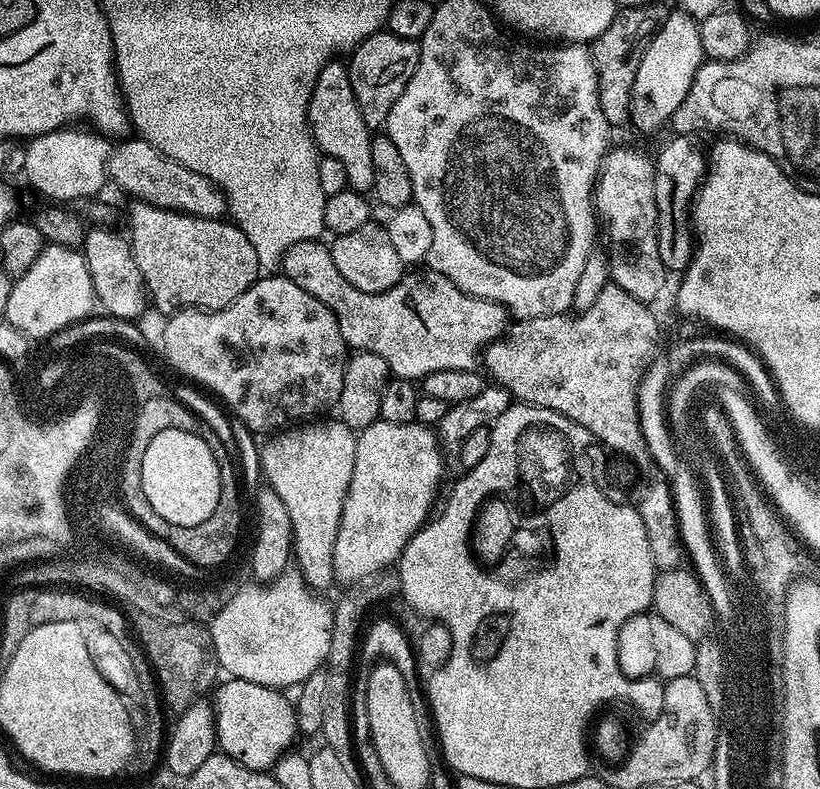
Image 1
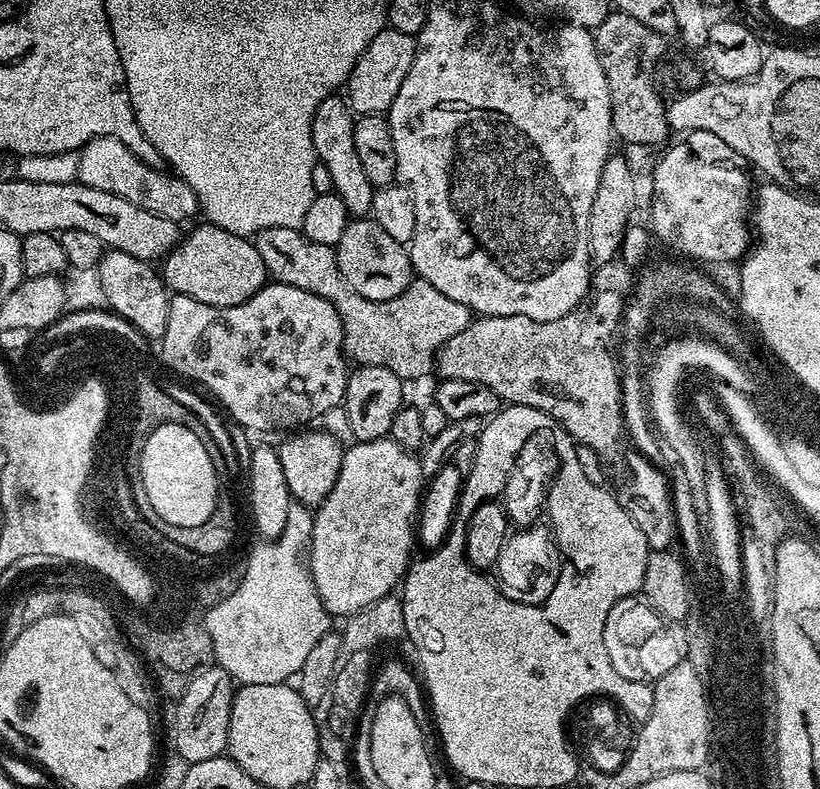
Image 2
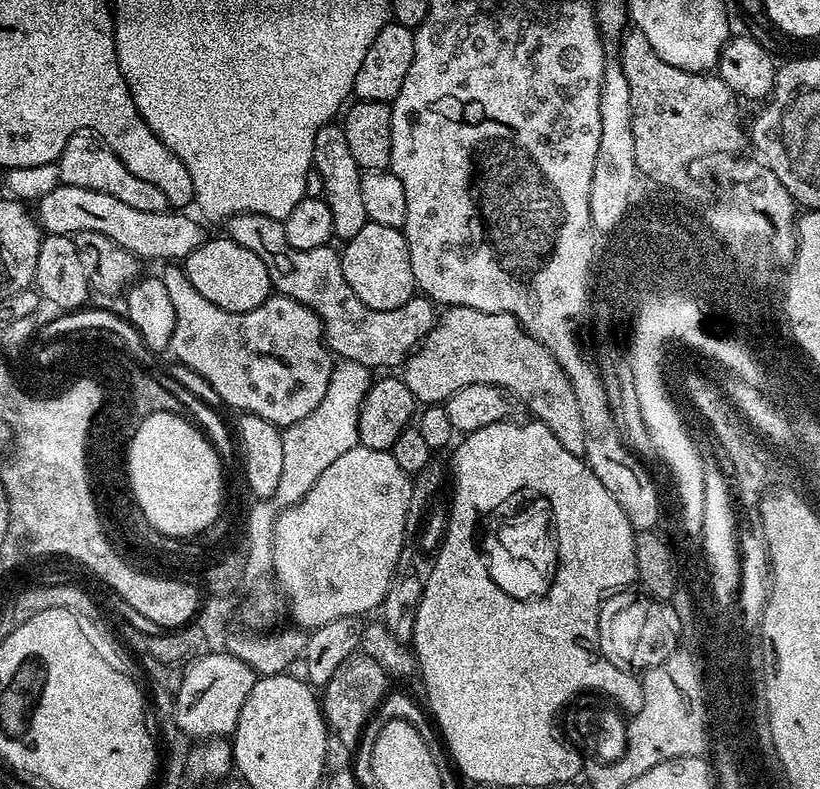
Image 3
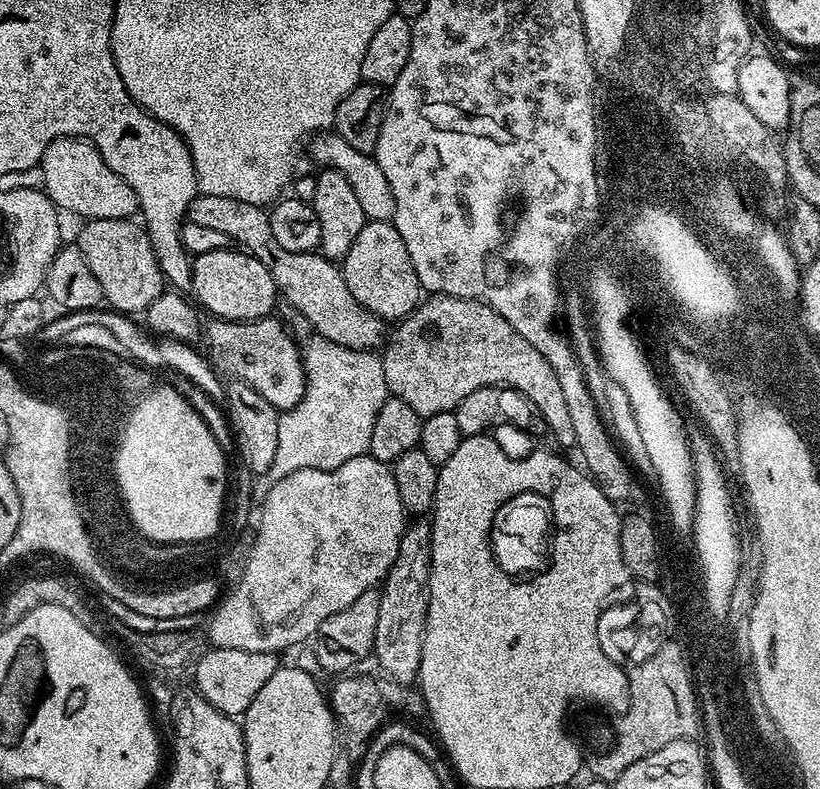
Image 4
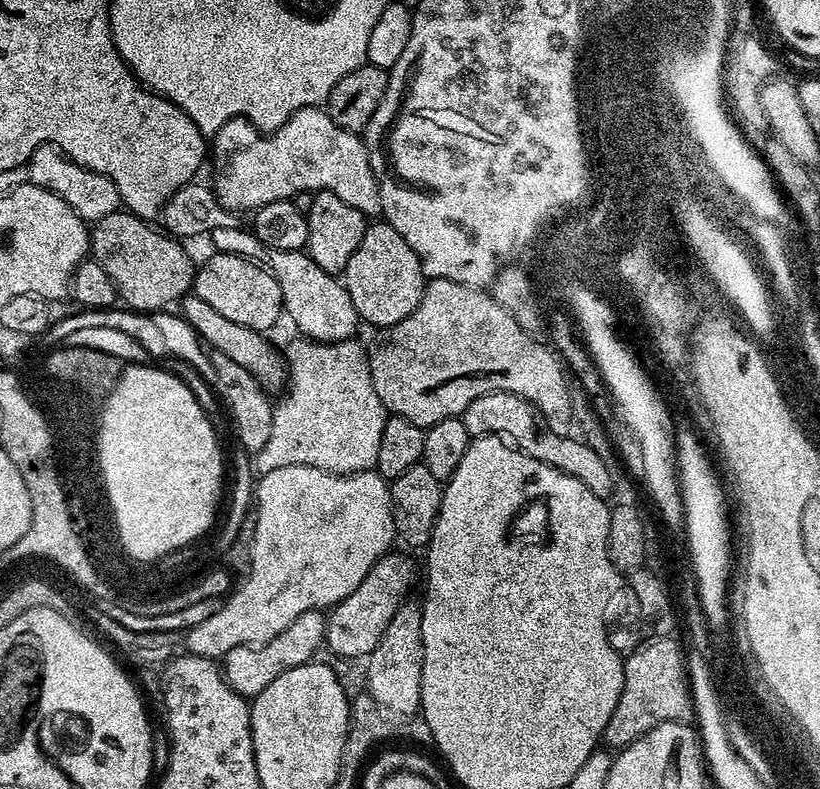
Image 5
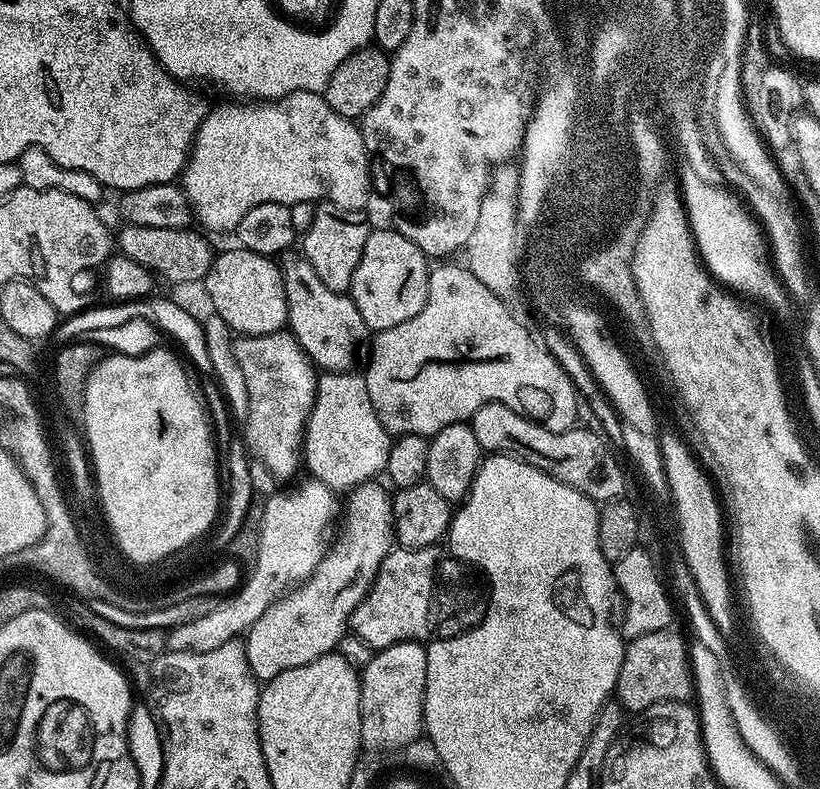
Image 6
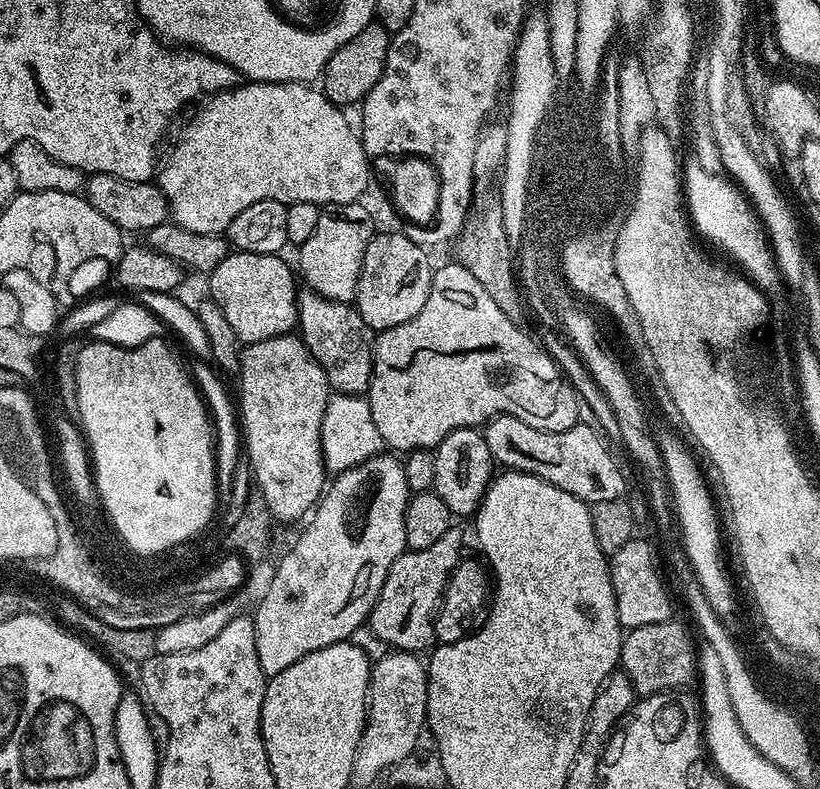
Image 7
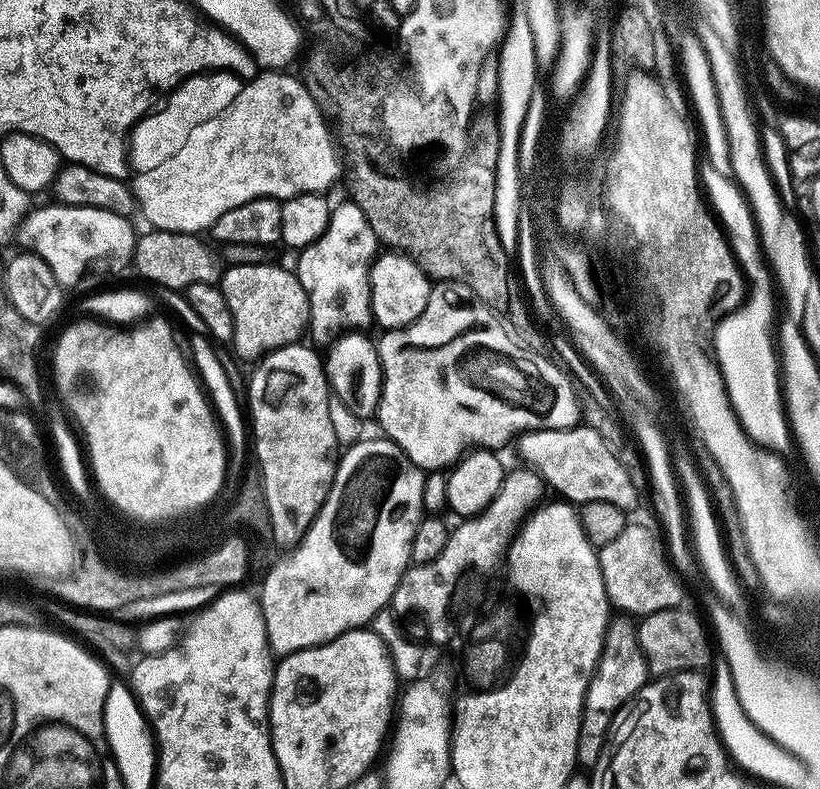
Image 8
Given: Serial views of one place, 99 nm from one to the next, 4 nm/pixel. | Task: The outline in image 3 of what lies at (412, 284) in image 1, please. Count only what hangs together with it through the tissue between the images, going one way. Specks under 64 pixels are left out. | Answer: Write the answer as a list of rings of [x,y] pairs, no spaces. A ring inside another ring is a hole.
[[[243,212],[230,216],[226,227],[227,239],[238,242],[238,246],[246,246],[246,250],[258,254],[258,258],[266,262],[270,282],[279,295],[297,300],[318,314],[324,324],[324,343],[333,357],[358,362],[369,370],[399,369],[436,322],[437,309],[433,301],[423,294],[413,296],[394,310],[374,310],[366,306],[366,302],[350,290],[342,274],[337,249],[325,246],[314,250],[294,250],[294,246],[286,242],[283,223],[266,214]]]

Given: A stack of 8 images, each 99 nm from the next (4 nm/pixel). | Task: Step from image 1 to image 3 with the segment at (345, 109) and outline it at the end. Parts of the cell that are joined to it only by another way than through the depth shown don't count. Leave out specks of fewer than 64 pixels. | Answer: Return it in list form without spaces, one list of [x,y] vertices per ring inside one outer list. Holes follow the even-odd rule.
[[[329,122],[323,124],[314,134],[314,154],[312,155],[312,166],[320,175],[320,190],[322,198],[330,206],[330,214],[334,218],[332,227],[333,237],[340,242],[346,242],[362,230],[362,226],[370,223],[366,214],[366,205],[362,203],[362,186],[360,178],[362,169],[354,157],[350,154],[350,146],[346,146],[346,134],[339,123]]]

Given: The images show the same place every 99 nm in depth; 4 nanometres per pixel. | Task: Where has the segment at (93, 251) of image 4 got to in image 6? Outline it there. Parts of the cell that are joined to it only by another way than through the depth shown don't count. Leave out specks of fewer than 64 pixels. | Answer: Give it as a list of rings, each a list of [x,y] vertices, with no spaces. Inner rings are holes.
[[[125,223],[116,236],[119,253],[170,284],[203,281],[214,259],[207,242],[192,228],[146,227]]]

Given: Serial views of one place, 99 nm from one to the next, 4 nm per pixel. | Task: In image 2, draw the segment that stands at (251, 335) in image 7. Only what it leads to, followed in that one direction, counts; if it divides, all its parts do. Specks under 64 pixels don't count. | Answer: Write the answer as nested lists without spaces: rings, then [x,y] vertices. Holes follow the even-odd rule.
[[[204,222],[201,228],[185,235],[180,243],[163,257],[162,279],[175,295],[189,296],[198,302],[206,302],[206,306],[238,306],[246,302],[254,293],[263,288],[269,279],[266,266],[262,262],[262,254],[258,254],[255,243],[249,237],[230,234],[218,226]]]

